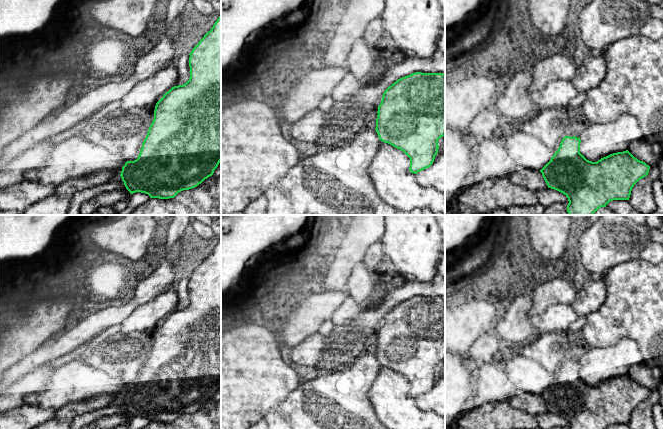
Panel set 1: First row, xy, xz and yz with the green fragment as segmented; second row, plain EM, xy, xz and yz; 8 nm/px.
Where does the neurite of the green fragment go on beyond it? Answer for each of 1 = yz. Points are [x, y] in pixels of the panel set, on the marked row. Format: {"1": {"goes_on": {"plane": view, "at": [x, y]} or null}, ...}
{"1": {"goes_on": null}}

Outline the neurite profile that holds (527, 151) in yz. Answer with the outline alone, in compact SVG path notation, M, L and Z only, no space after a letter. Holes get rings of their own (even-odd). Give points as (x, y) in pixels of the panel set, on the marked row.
M513 132L504 142L507 153L517 166L540 171L552 158L549 149L535 136Z

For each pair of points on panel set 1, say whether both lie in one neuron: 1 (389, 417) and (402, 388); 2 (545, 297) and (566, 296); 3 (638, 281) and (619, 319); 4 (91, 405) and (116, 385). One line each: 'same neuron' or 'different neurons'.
1: same neuron
2: same neuron
3: same neuron
4: different neurons

